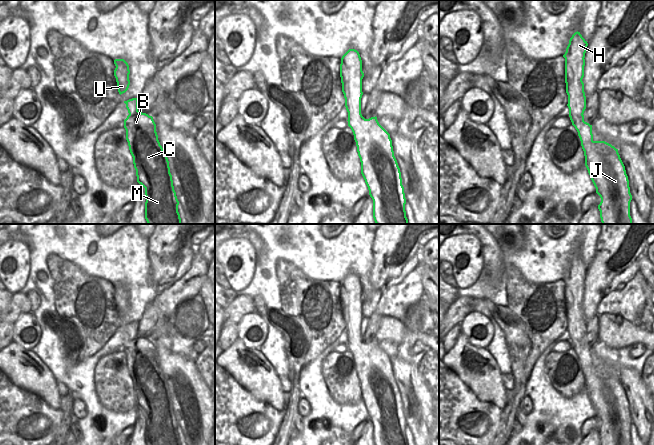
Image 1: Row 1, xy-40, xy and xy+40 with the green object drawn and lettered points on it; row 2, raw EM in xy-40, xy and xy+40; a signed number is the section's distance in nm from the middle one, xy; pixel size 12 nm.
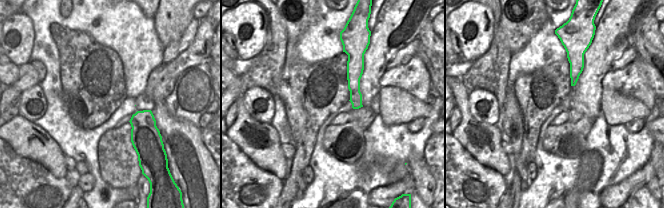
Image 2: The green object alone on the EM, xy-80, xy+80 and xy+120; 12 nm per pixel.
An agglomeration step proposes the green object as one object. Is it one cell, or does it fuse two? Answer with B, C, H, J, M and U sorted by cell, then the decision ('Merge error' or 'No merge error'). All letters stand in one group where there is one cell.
Groups: B C H J M U. No merge error.

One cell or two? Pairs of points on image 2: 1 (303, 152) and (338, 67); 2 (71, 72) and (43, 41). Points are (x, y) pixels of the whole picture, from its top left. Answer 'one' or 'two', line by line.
1: one
2: two

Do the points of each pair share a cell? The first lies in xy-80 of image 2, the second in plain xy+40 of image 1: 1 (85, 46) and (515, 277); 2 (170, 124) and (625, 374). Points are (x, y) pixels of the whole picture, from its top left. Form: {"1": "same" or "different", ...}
{"1": "same", "2": "same"}

